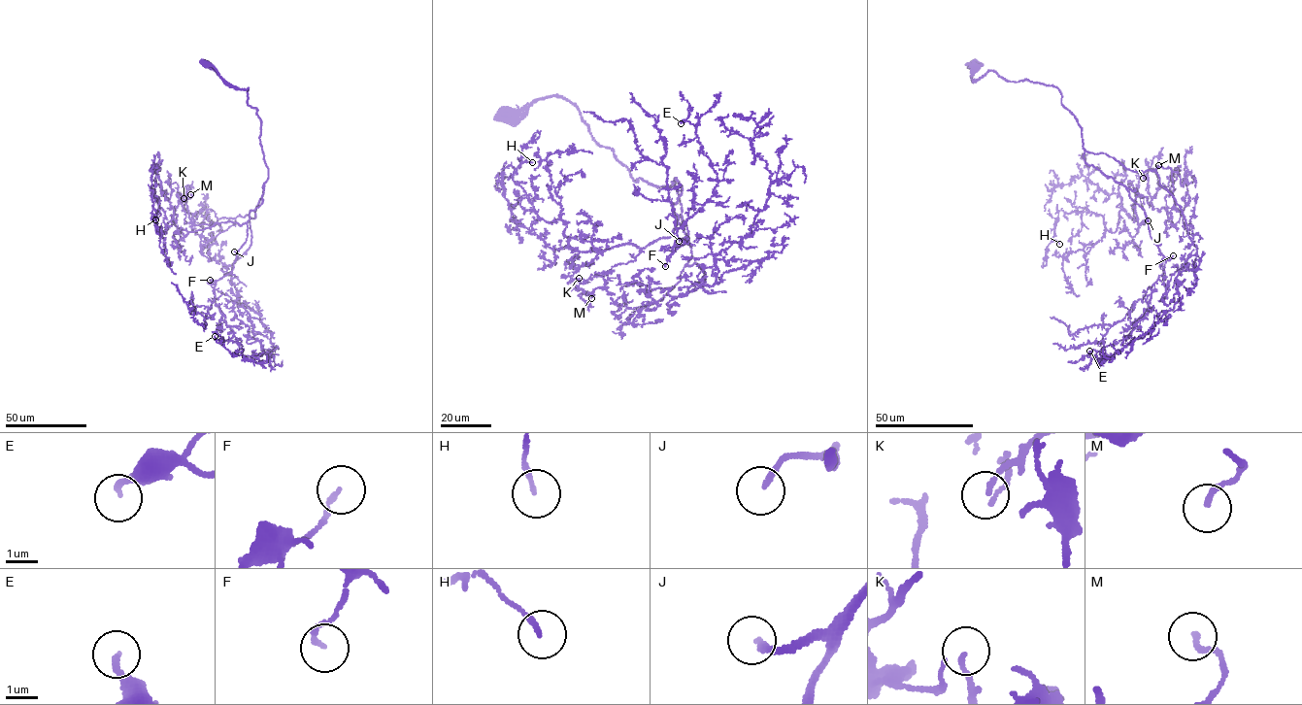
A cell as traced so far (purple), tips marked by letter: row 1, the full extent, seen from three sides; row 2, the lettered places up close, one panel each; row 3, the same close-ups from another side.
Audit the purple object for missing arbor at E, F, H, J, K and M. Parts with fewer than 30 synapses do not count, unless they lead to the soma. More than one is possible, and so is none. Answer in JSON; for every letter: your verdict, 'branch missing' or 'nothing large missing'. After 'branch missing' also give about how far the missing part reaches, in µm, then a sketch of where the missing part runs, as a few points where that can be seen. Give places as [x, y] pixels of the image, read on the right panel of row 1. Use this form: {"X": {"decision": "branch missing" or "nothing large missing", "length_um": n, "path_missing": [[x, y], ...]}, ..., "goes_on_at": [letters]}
{"E": {"decision": "nothing large missing"}, "F": {"decision": "nothing large missing"}, "H": {"decision": "nothing large missing"}, "J": {"decision": "branch missing", "length_um": 110, "path_missing": [[1148, 220], [1153, 218], [1157, 230], [1157, 247], [1139, 268], [1115, 277], [1101, 289], [1078, 328]]}, "K": {"decision": "nothing large missing"}, "M": {"decision": "branch missing", "length_um": 20, "path_missing": [[1158, 165], [1161, 160], [1166, 163], [1160, 169], [1164, 180]]}, "goes_on_at": ["J", "M"]}

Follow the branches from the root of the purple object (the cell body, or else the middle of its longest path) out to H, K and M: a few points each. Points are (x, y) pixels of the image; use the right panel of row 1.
H: (973, 62), (975, 82), (1055, 86), (1085, 162), (1138, 194), (1114, 233), (1059, 211), (1059, 244)
K: (973, 62), (975, 82), (991, 71), (1055, 86), (1086, 163), (1148, 204), (1157, 174), (1143, 178)
M: (973, 62), (975, 82), (991, 71), (1057, 88), (1081, 128), (1085, 162), (1148, 204), (1158, 165)

